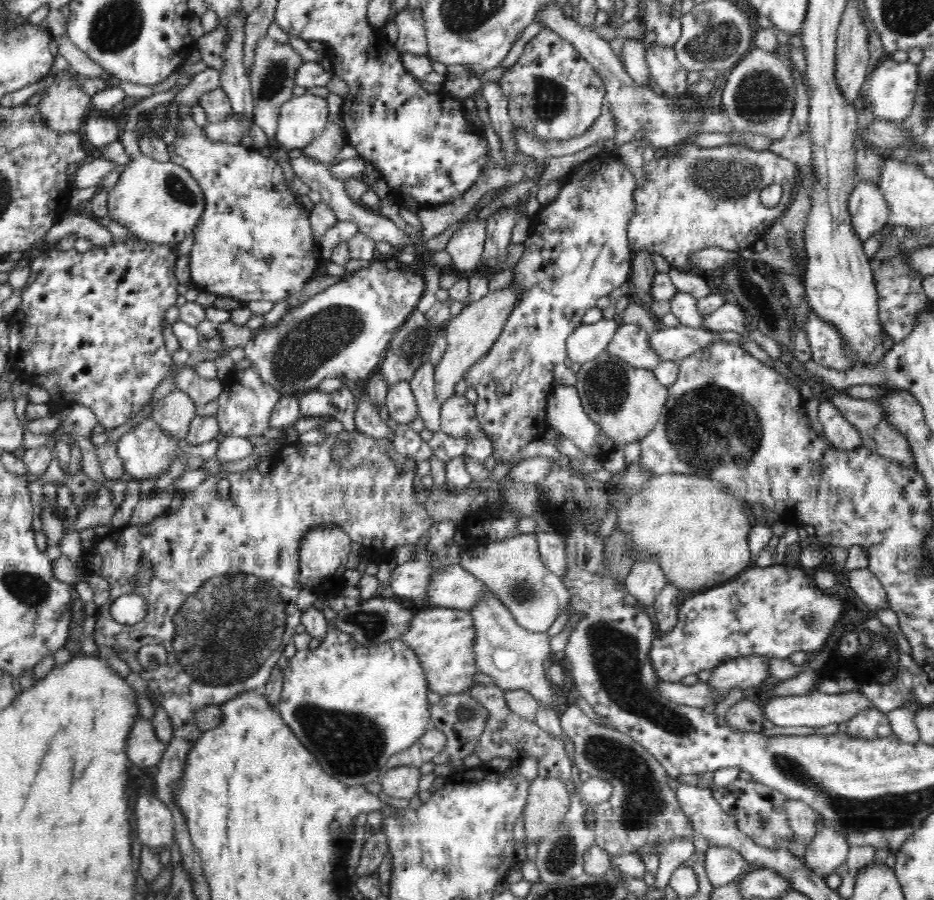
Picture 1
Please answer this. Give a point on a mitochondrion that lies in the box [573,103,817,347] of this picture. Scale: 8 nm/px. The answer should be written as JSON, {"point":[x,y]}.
{"point":[723,179]}

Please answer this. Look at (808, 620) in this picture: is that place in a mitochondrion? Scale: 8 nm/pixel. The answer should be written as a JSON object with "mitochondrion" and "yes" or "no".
{"mitochondrion":"yes"}

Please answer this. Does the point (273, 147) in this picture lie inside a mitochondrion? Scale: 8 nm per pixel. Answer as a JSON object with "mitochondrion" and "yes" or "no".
{"mitochondrion":"no"}

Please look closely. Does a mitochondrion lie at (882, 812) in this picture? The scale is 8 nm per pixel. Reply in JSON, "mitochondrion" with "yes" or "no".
{"mitochondrion":"yes"}

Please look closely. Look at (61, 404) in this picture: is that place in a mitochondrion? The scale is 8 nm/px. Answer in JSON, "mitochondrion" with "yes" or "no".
{"mitochondrion":"no"}

